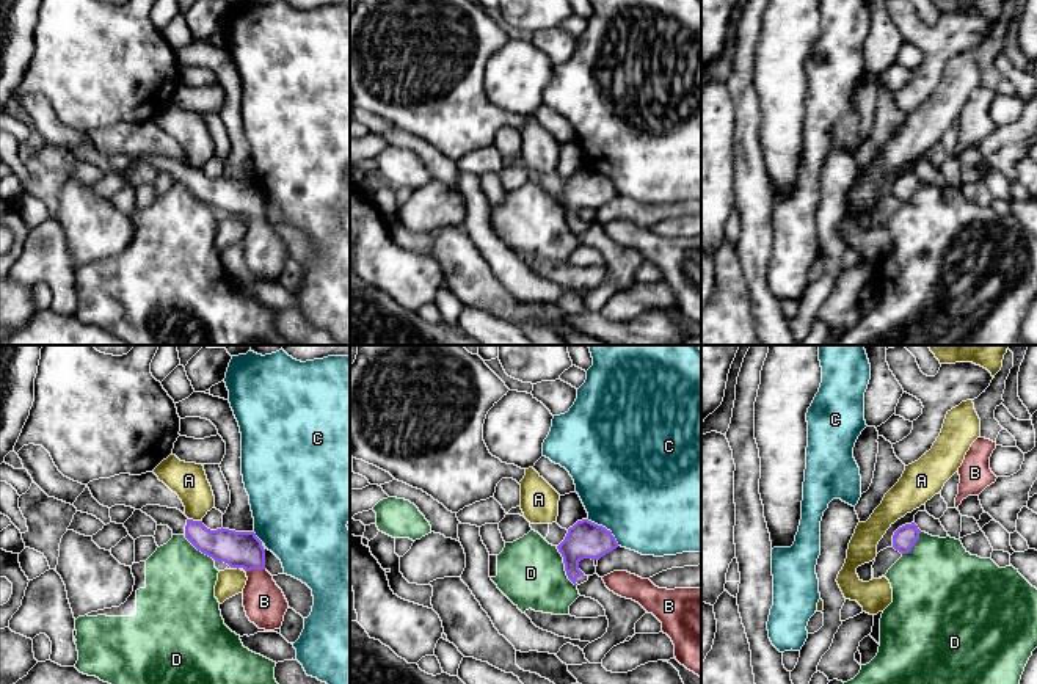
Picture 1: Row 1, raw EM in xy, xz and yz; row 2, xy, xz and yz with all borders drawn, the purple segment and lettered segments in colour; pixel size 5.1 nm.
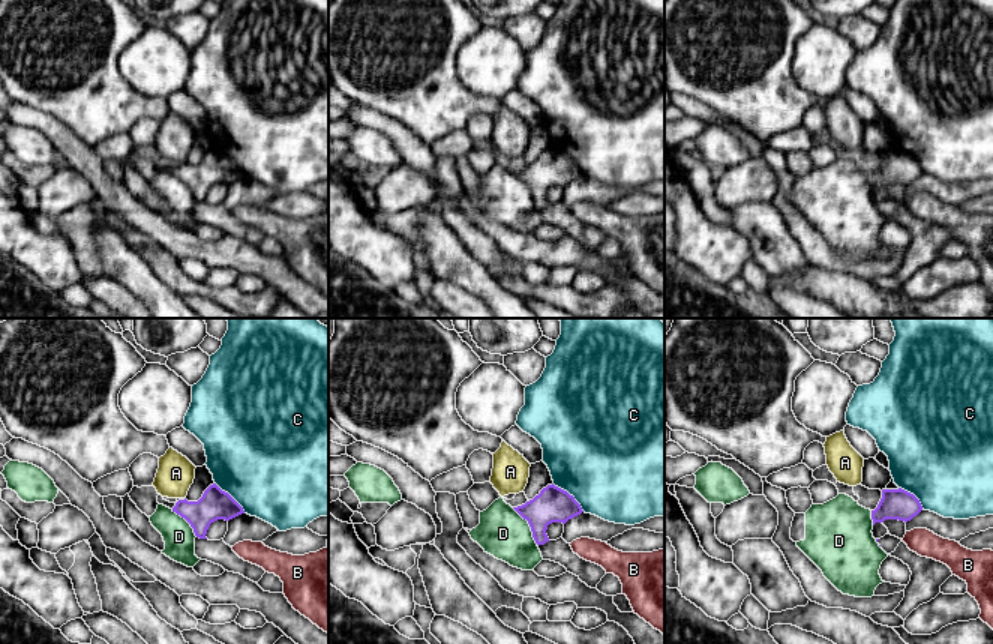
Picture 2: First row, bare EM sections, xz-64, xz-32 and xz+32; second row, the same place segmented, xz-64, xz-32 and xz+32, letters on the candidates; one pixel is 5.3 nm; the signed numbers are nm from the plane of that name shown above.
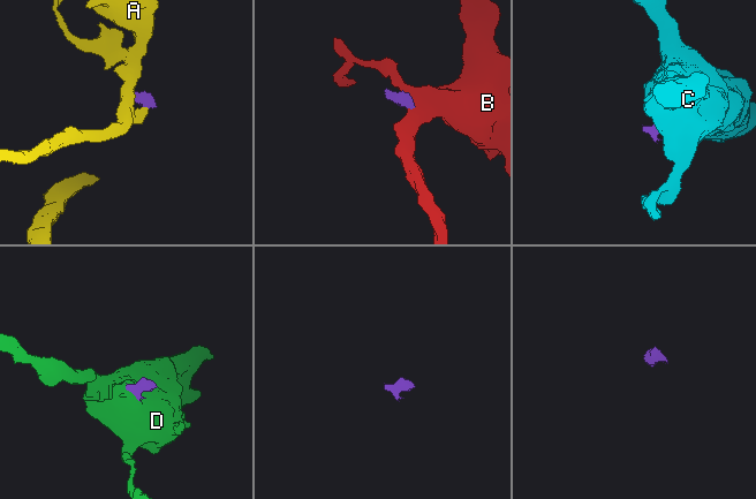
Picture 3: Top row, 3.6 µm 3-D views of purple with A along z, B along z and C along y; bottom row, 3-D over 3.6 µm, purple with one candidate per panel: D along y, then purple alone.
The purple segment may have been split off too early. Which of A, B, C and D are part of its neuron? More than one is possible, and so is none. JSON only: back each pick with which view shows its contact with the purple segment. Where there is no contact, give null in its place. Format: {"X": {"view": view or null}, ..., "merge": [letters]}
{"merge": []}

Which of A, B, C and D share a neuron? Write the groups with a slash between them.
A / B / C / D

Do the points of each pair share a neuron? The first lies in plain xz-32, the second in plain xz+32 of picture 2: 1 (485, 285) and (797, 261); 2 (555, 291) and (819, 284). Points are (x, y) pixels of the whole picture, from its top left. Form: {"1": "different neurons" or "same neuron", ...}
{"1": "same neuron", "2": "different neurons"}

